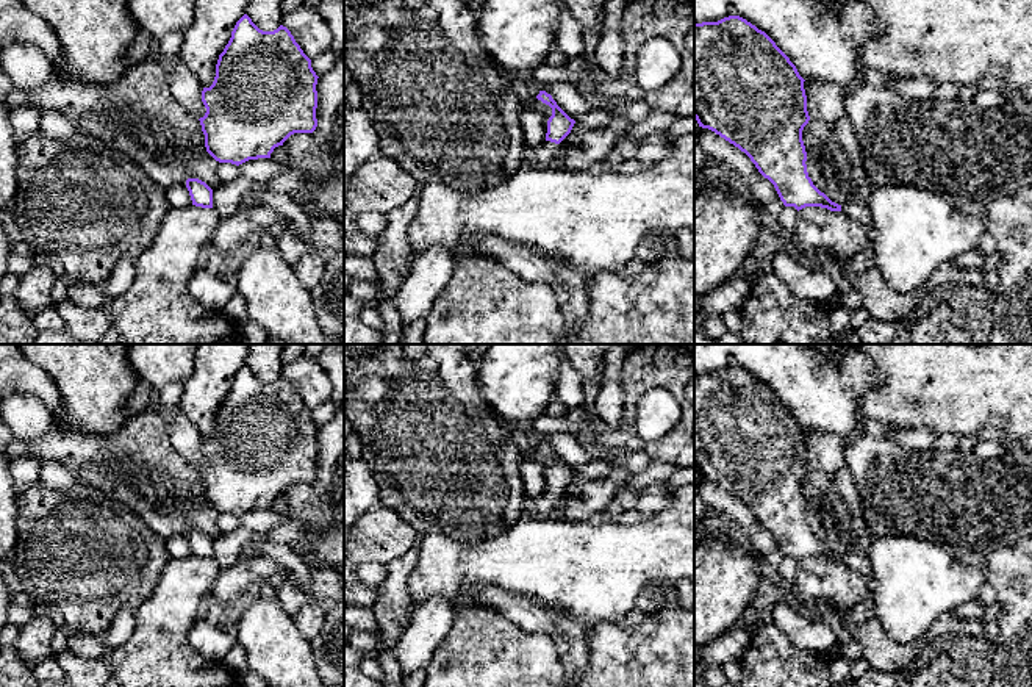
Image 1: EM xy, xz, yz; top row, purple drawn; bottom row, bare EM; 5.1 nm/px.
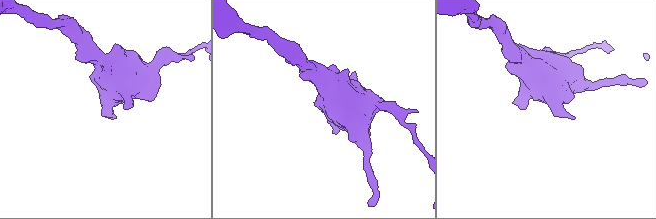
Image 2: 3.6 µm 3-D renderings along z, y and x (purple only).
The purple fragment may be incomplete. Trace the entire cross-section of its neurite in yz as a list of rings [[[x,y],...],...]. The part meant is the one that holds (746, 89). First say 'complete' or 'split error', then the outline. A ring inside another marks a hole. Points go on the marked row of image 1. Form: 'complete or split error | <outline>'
complete | [[[729,16],[718,22],[694,23],[694,119],[699,127],[715,131],[744,152],[758,172],[774,185],[785,207],[794,207],[797,211],[805,207],[841,211],[841,205],[821,192],[807,172],[802,130],[810,116],[804,81],[796,66],[776,42],[746,19]]]

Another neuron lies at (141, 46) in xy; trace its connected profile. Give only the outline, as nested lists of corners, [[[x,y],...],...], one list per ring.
[[[138,27],[138,34],[133,39],[133,42],[130,45],[130,50],[128,50],[128,55],[127,55],[128,61],[131,64],[138,64],[138,63],[145,61],[149,58],[149,55],[150,55],[152,44],[153,44],[152,36],[149,36],[147,33],[144,33]]]

